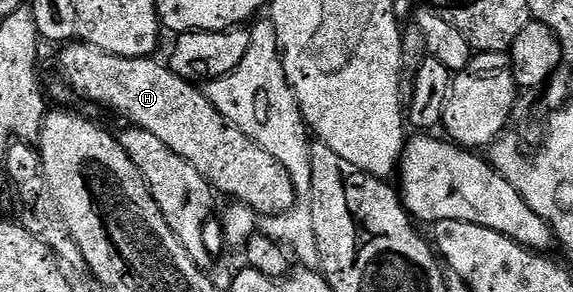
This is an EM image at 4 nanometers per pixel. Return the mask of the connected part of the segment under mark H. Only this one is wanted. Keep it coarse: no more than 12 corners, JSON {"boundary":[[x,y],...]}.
{"boundary":[[76,40],[60,74],[217,195],[284,216],[290,172],[155,57]]}

